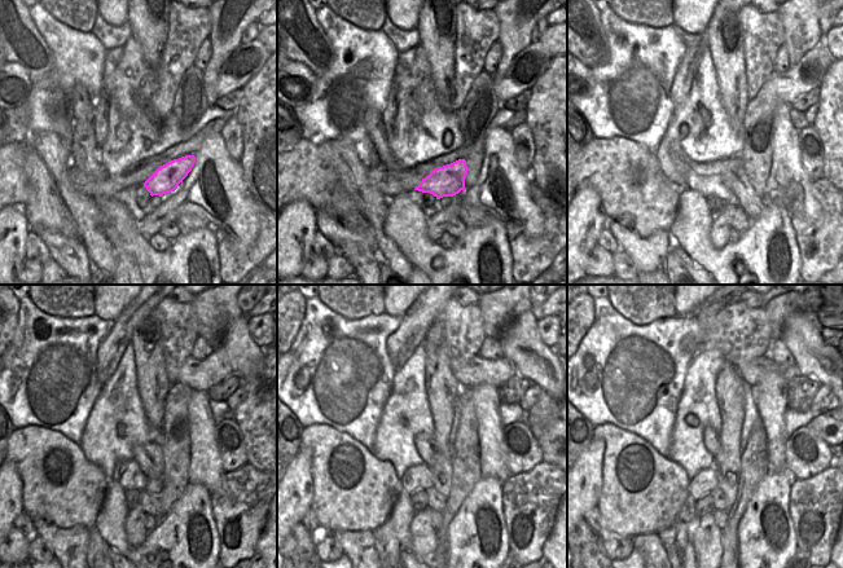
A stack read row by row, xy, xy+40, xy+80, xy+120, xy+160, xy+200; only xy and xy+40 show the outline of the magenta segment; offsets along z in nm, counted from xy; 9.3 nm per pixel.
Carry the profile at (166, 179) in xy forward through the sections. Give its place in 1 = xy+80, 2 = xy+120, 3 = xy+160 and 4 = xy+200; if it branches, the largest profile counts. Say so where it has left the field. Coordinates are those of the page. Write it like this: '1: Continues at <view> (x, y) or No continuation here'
1: Continues at xy+80 (714, 185)
2: Continues at xy+120 (128, 474)
3: Continues at xy+160 (417, 478)
4: Continues at xy+200 (706, 480).

